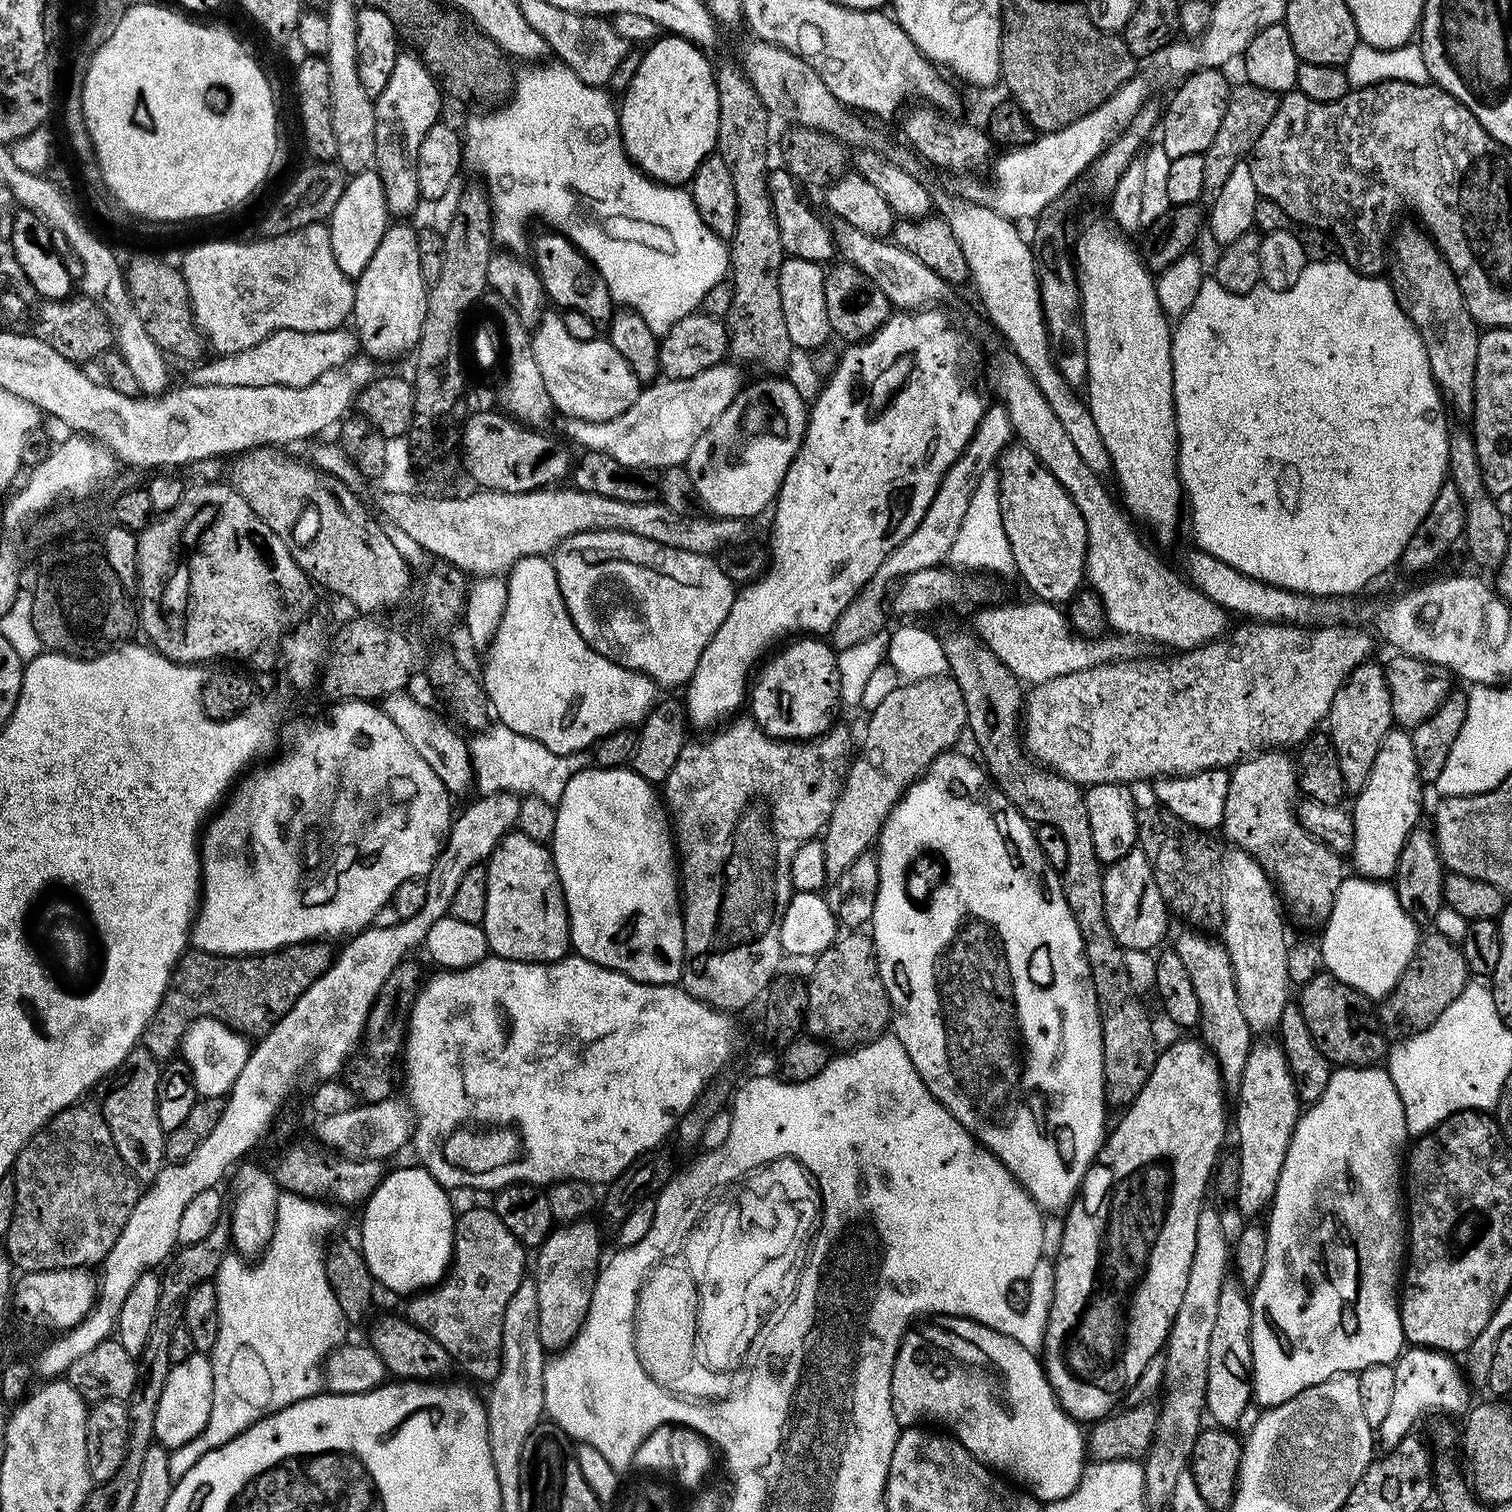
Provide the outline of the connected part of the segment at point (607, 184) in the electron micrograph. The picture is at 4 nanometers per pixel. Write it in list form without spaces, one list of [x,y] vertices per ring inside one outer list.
[[[559,62],[541,63],[539,66],[524,66],[515,73],[516,87],[512,92],[511,99],[503,106],[495,110],[488,110],[485,116],[472,116],[468,120],[468,125],[462,128],[464,141],[464,164],[472,167],[474,171],[480,172],[483,187],[486,189],[488,199],[492,206],[492,231],[495,239],[500,240],[505,249],[520,250],[524,244],[524,227],[528,224],[531,216],[541,216],[548,224],[553,224],[555,231],[559,235],[567,236],[577,248],[583,252],[584,256],[594,267],[600,271],[606,286],[610,290],[613,301],[617,305],[625,308],[632,308],[646,322],[652,325],[652,329],[658,334],[667,332],[671,324],[677,324],[682,318],[693,315],[703,305],[706,293],[714,286],[718,286],[729,275],[729,245],[710,230],[702,222],[698,210],[692,201],[691,191],[680,186],[669,186],[667,184],[657,184],[655,180],[644,175],[632,160],[628,157],[628,152],[624,149],[624,139],[620,136],[620,118],[617,105],[612,104],[610,97],[604,93],[603,87],[595,84],[583,84],[566,65]]]

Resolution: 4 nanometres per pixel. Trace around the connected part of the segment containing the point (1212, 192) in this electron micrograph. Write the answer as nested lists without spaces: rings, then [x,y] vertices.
[[[1247,82],[1233,83],[1228,93],[1226,114],[1222,114],[1222,126],[1218,126],[1218,134],[1214,134],[1214,142],[1202,154],[1202,190],[1204,191],[1203,203],[1211,206],[1230,178],[1231,171],[1236,163],[1243,161],[1252,151],[1254,142],[1258,142],[1258,134],[1270,124],[1274,118],[1274,110],[1278,110],[1280,96],[1270,90],[1262,90],[1262,86],[1254,86]]]

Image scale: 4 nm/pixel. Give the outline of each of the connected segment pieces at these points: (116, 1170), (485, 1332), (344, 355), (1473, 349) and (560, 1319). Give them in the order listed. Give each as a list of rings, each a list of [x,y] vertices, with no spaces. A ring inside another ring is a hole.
[[[80,1107],[63,1108],[49,1124],[38,1129],[34,1138],[30,1138],[30,1142],[26,1142],[26,1146],[20,1151],[12,1166],[10,1175],[14,1182],[16,1205],[14,1206],[14,1218],[10,1218],[10,1230],[2,1238],[2,1247],[8,1252],[13,1269],[19,1270],[21,1273],[37,1272],[38,1270],[62,1270],[63,1268],[88,1268],[93,1266],[92,1264],[99,1265],[106,1258],[106,1254],[110,1254],[114,1242],[118,1242],[118,1234],[122,1234],[122,1226],[126,1226],[126,1218],[130,1218],[130,1210],[134,1210],[140,1197],[141,1185],[122,1162],[122,1158],[114,1146],[114,1138],[110,1138],[110,1130],[106,1126],[102,1114],[95,1107]]]
[[[468,1208],[454,1220],[452,1238],[452,1263],[450,1271],[439,1284],[413,1295],[408,1304],[406,1318],[411,1324],[428,1332],[452,1355],[453,1361],[468,1376],[484,1382],[492,1381],[500,1369],[502,1350],[502,1318],[506,1314],[506,1302],[514,1298],[514,1290],[525,1280],[524,1255],[526,1249],[498,1218],[491,1208]]]
[[[343,327],[333,331],[304,332],[275,331],[260,343],[244,351],[223,353],[214,361],[205,359],[189,370],[185,383],[192,386],[270,386],[282,385],[301,388],[312,385],[324,373],[347,365],[357,353],[355,333]],[[208,360],[208,361],[207,361]]]
[[[1414,226],[1399,227],[1395,231],[1390,244],[1388,276],[1400,308],[1410,318],[1426,346],[1432,377],[1443,392],[1447,405],[1468,418],[1474,408],[1473,383],[1480,328],[1466,309],[1464,295],[1448,260],[1441,255],[1431,237]]]
[[[585,1218],[583,1220],[569,1220],[561,1223],[559,1226],[553,1227],[550,1235],[540,1243],[539,1248],[535,1249],[534,1256],[536,1256],[536,1273],[534,1279],[536,1281],[536,1289],[538,1290],[538,1330],[542,1338],[542,1346],[545,1350],[563,1350],[572,1343],[572,1340],[580,1332],[580,1327],[584,1325],[586,1314],[590,1310],[591,1295],[594,1293],[594,1286],[596,1285],[596,1273],[602,1267],[602,1256],[600,1260],[600,1232],[596,1229],[596,1224],[592,1218]]]

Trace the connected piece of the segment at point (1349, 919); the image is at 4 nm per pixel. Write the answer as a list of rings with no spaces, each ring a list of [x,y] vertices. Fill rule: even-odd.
[[[1359,874],[1349,875],[1342,886],[1338,886],[1334,906],[1322,925],[1322,931],[1324,937],[1319,938],[1318,945],[1324,959],[1324,968],[1372,1002],[1383,1001],[1385,996],[1396,989],[1396,983],[1407,970],[1422,939],[1421,929],[1402,908],[1395,887],[1391,883],[1369,880]]]

